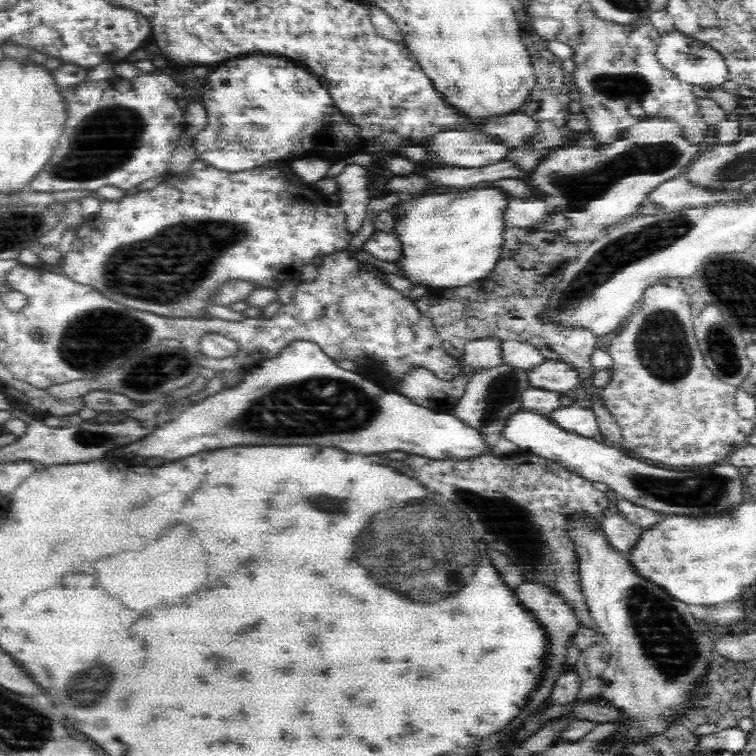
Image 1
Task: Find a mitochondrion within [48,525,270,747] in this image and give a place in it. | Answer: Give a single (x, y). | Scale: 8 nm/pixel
(91, 686)

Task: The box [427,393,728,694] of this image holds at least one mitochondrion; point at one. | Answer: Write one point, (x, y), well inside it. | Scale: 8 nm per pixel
(663, 635)

